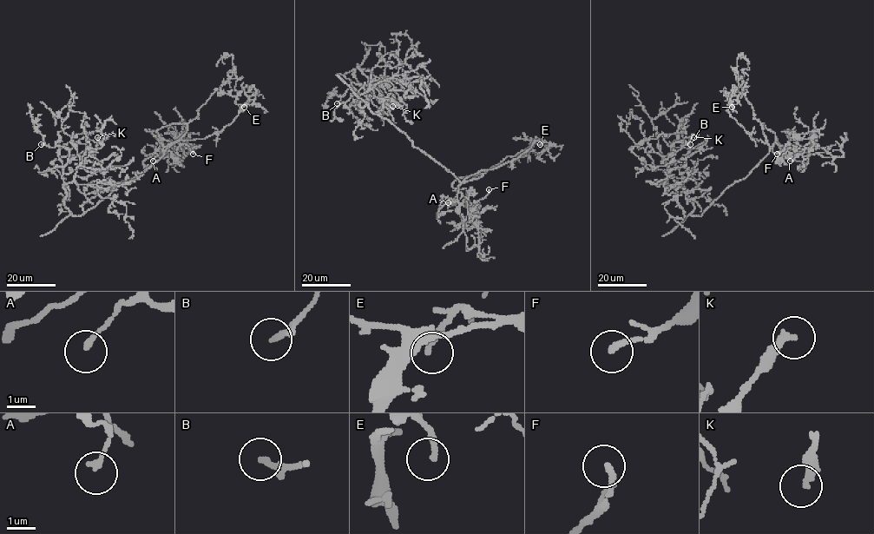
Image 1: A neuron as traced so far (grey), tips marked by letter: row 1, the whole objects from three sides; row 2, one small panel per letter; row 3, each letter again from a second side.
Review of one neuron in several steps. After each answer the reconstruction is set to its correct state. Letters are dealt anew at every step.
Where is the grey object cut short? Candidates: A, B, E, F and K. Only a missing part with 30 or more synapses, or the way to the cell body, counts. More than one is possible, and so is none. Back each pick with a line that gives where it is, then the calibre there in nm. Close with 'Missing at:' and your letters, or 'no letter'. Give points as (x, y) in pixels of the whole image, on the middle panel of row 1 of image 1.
Missing at: no letter

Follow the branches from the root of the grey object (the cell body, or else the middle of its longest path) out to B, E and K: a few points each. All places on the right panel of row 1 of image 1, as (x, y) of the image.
B: (726, 188), (700, 216), (691, 214), (693, 202), (682, 185), (683, 175), (671, 156), (669, 146), (690, 144)
E: (726, 188), (744, 178), (769, 151), (766, 144), (753, 139), (731, 115), (727, 105), (731, 103), (732, 107)
K: (726, 188), (700, 216), (691, 214), (693, 201), (682, 185), (669, 174), (663, 157), (676, 152), (693, 137)

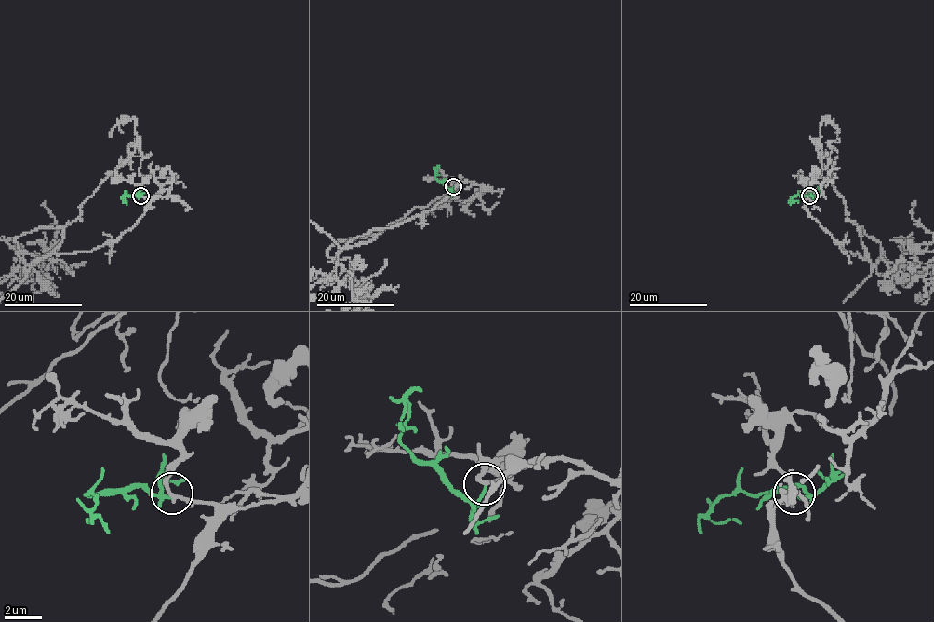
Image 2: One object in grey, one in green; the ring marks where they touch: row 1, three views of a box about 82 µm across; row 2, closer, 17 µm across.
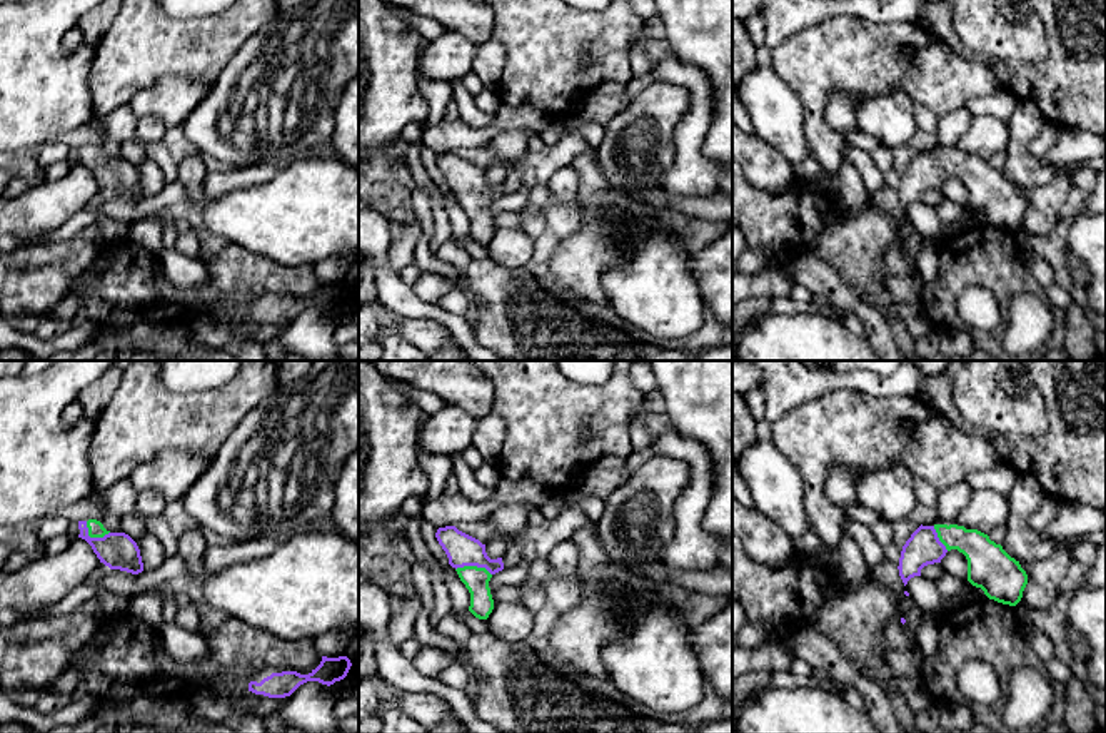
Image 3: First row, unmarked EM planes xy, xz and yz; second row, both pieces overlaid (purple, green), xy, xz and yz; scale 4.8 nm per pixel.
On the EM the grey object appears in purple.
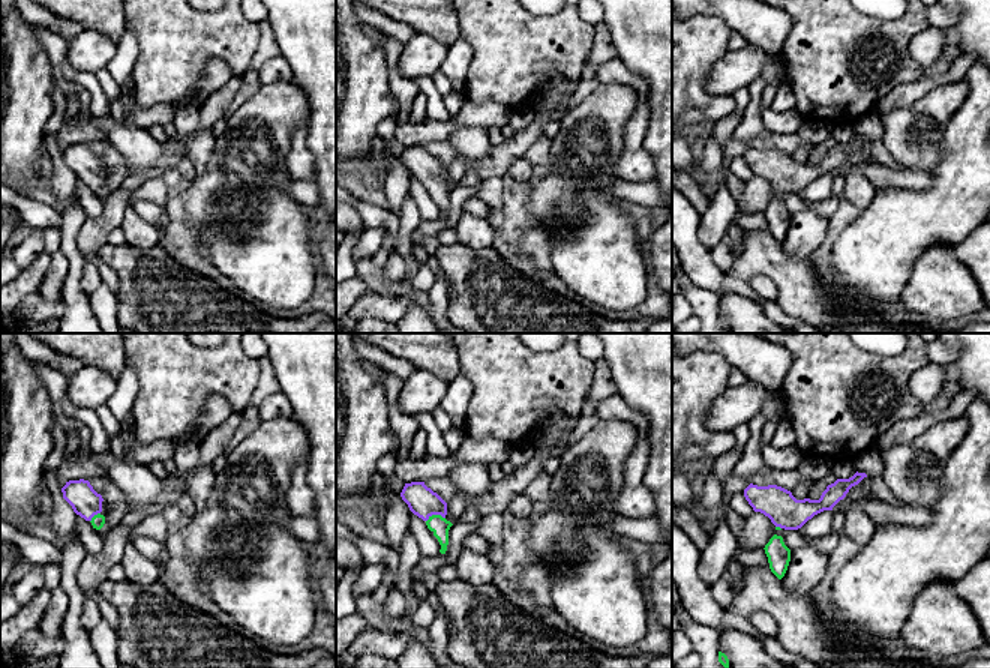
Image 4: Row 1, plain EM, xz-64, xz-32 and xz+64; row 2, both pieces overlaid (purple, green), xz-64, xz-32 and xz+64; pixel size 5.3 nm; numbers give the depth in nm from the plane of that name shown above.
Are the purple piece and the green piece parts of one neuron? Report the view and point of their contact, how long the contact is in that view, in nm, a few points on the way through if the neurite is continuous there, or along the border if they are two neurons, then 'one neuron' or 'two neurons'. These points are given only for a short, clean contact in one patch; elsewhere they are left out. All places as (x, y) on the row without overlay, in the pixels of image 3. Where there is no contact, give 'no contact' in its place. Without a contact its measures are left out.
meets purple in xz at (474, 191); contact 180 nm long; runs through xz (462, 176), (474, 191), (476, 206); one neuron

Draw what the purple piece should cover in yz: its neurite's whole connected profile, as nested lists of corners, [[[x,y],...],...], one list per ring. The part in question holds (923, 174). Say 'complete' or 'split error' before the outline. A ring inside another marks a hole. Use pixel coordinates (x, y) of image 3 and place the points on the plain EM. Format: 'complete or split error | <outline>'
split error | [[[921,150],[911,160],[902,172],[897,192],[904,212],[911,204],[921,202],[924,192],[941,189],[951,175],[966,182],[968,207],[981,214],[989,225],[1009,232],[1021,227],[1028,200],[1019,187],[988,160],[958,150]]]

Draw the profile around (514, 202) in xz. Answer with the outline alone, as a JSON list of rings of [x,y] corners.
[[[530,180],[524,182],[515,192],[505,194],[492,200],[489,207],[490,220],[495,214],[500,214],[500,212],[507,212],[507,210],[522,212],[527,204],[529,190],[530,190]]]

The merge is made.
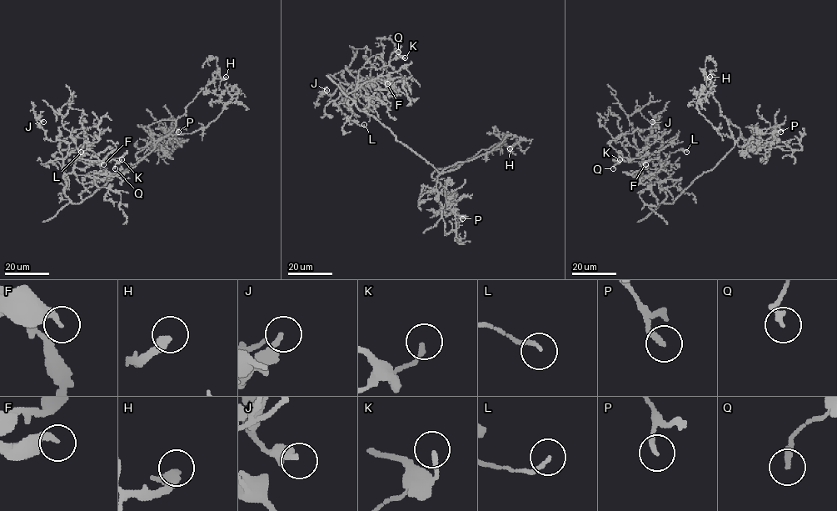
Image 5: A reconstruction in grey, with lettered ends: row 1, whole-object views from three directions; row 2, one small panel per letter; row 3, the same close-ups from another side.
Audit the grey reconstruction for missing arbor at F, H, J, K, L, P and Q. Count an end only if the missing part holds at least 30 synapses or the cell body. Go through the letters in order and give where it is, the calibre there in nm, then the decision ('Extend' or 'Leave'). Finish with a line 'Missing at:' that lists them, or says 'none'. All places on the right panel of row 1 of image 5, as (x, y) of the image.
F: Place: (645, 164). Thickness 240 nm. Leave
H: Place: (709, 77). Thickness 400 nm. Leave
J: Place: (652, 122). Thickness 200 nm. Leave
K: Place: (620, 159). Thickness 170 nm. Leave
L: Place: (686, 152). Thickness 140 nm. Leave
P: Place: (780, 132). Thickness 190 nm. Leave
Q: Place: (613, 168). Thickness 190 nm. Leave
Missing at: none

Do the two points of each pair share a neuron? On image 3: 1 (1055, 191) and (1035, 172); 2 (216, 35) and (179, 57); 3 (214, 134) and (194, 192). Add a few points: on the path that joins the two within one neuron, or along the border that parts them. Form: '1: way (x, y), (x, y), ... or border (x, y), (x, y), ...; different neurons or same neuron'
1: border (1070, 174), (1061, 171), (1043, 186), (1020, 187); different neurons
2: way (207, 44), (187, 49); same neuron
3: border (196, 151), (202, 157); different neurons

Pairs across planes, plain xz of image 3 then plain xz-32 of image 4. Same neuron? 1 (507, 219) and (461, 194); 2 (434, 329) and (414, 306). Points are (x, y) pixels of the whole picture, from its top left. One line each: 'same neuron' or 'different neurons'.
1: different neurons
2: different neurons

